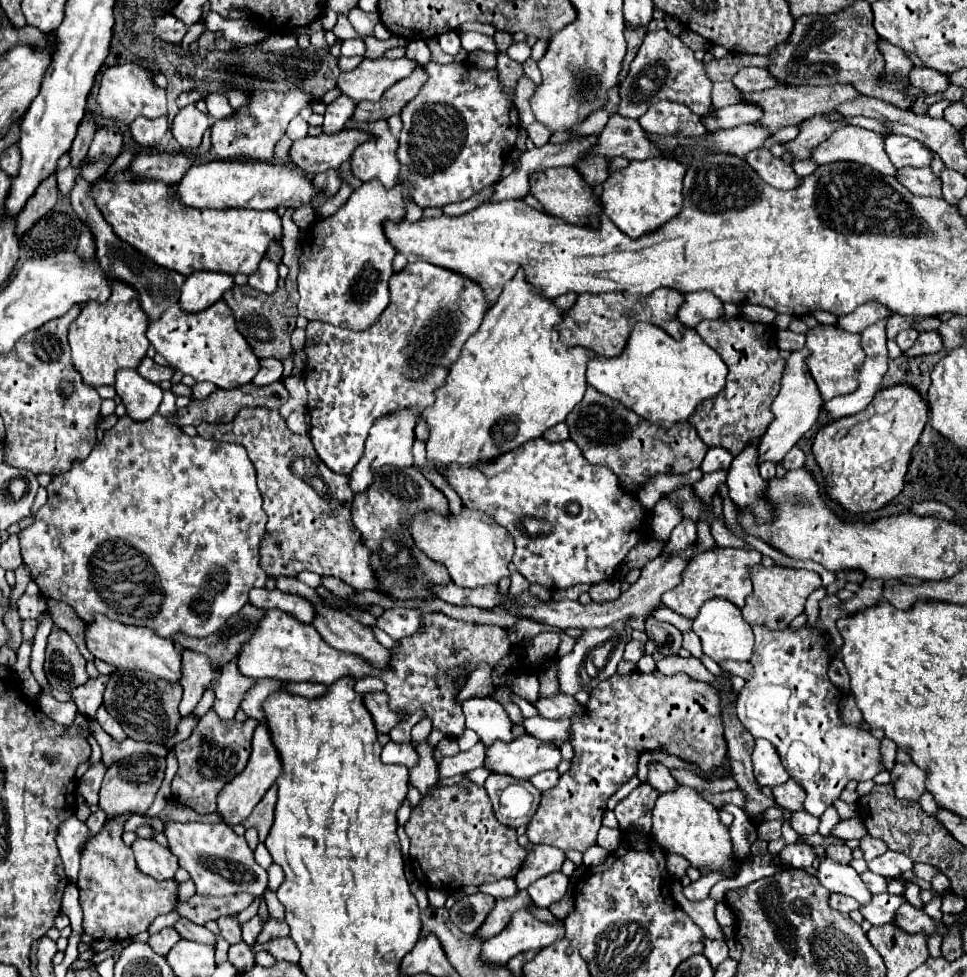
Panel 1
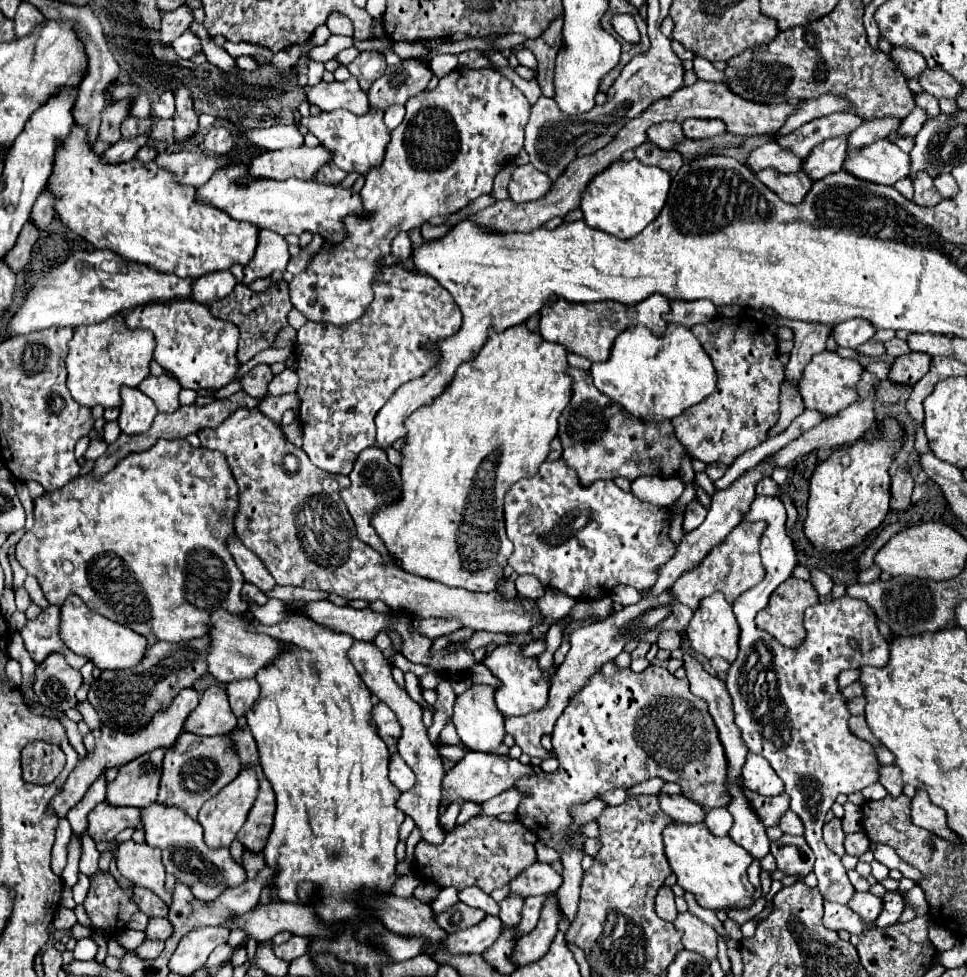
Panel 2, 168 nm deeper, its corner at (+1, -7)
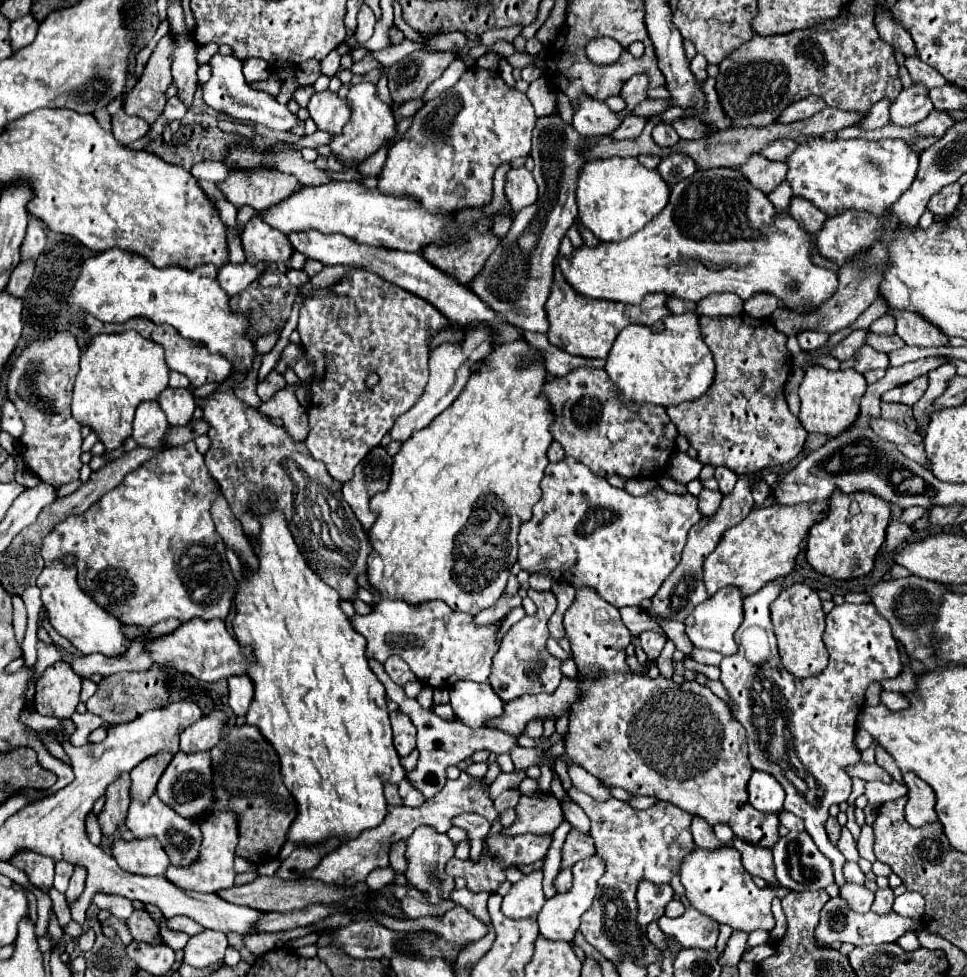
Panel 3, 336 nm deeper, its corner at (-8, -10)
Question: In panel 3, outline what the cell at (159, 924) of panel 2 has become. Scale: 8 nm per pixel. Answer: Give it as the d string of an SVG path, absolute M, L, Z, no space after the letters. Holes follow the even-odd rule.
M140 909L134 911L134 915L126 921L130 927L130 933L134 937L134 941L144 941L144 943L152 943L156 939L160 939L160 927L158 923L150 917L148 911Z

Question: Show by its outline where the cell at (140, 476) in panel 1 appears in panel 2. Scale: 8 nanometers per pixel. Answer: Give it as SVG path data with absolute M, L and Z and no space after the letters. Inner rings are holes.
M181 438L179 440L159 440L151 450L127 456L111 472L107 472L107 476L103 476L99 480L95 480L91 474L87 474L87 476L71 480L69 484L65 484L63 488L59 488L51 494L39 496L35 500L35 524L17 542L15 556L17 556L19 564L27 570L27 574L33 574L39 580L49 604L61 606L63 600L69 596L69 592L75 592L87 604L87 608L91 608L93 612L99 612L119 624L125 624L127 628L131 628L137 634L145 636L145 634L153 632L157 636L157 640L185 642L185 640L201 638L207 634L209 616L213 610L223 608L233 614L247 610L247 602L241 596L241 586L245 584L243 574L239 572L239 568L235 568L235 562L231 560L231 556L227 556L227 546L223 544L223 540L227 540L227 536L235 532L231 528L231 518L235 518L235 504L237 504L237 484L235 484L235 478L231 476L231 472L227 472L227 464L223 464L223 456L219 456L219 452L205 450L205 448L191 448L189 442L181 440Z

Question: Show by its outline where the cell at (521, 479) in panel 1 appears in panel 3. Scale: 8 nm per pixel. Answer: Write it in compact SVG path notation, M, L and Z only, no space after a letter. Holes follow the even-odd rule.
M572 457L560 463L549 463L540 486L542 496L534 505L532 519L520 525L520 567L528 573L550 573L558 583L568 583L576 591L580 587L590 587L618 609L640 605L644 599L654 597L670 571L680 563L688 529L700 519L696 497L692 495L672 495L664 489L654 489L648 495L634 497L624 489L612 487L606 479L598 479L586 465Z

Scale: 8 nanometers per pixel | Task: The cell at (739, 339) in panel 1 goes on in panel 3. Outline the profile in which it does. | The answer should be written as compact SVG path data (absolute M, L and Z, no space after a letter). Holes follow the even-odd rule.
M746 313L736 317L700 317L700 331L704 343L710 347L716 361L716 377L712 387L692 403L680 403L676 407L668 407L668 415L676 425L678 433L688 439L688 443L696 449L698 461L702 465L726 465L732 467L738 475L754 473L770 465L782 465L792 461L802 453L806 431L800 427L796 415L790 413L784 399L784 383L786 383L786 357L788 357L788 373L792 371L792 357L786 349L786 335L776 331L770 319L754 319Z

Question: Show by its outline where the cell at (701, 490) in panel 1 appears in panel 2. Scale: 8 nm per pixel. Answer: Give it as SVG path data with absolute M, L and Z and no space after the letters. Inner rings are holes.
M783 380L781 382L781 394L779 394L779 424L775 424L775 428L771 428L769 436L775 436L779 432L783 432L801 412L803 412L803 404L801 404L801 396L797 392L797 386L793 386L791 382Z

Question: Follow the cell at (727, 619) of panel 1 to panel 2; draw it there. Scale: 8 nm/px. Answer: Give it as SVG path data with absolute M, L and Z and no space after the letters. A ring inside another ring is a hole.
M715 592L711 596L705 596L699 604L699 608L695 610L687 630L685 630L693 650L697 654L703 654L705 658L713 658L713 656L721 656L725 658L727 662L735 660L737 656L737 650L739 650L739 626L737 626L737 620L735 620L735 614L731 610L731 604L725 600L723 594Z

